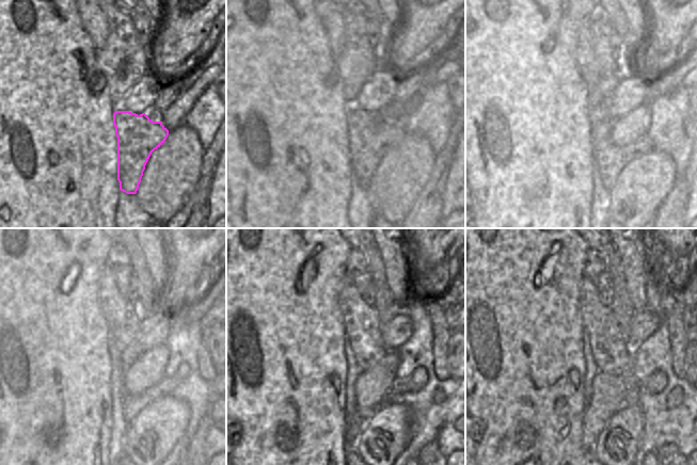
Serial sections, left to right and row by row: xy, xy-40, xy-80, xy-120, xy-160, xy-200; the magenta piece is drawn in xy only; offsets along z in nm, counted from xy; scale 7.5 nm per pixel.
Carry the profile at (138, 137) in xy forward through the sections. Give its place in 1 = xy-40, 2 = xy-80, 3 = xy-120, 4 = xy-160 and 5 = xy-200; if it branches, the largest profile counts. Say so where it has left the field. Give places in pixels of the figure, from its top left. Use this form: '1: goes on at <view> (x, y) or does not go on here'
1: goes on at xy-40 (370, 137)
2: goes on at xy-80 (610, 159)
3: goes on at xy-120 (133, 404)
4: goes on at xy-160 (412, 384)
5: goes on at xy-200 (658, 382)

